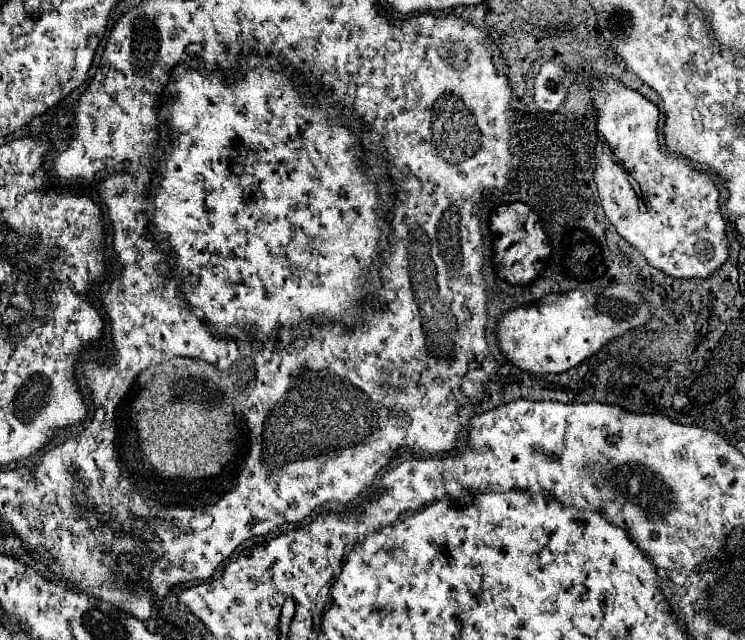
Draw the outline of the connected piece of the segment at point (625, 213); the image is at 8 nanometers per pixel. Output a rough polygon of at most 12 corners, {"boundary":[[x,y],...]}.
{"boundary":[[593,76],[601,206],[657,270],[729,258],[709,172],[657,146],[659,108]]}

